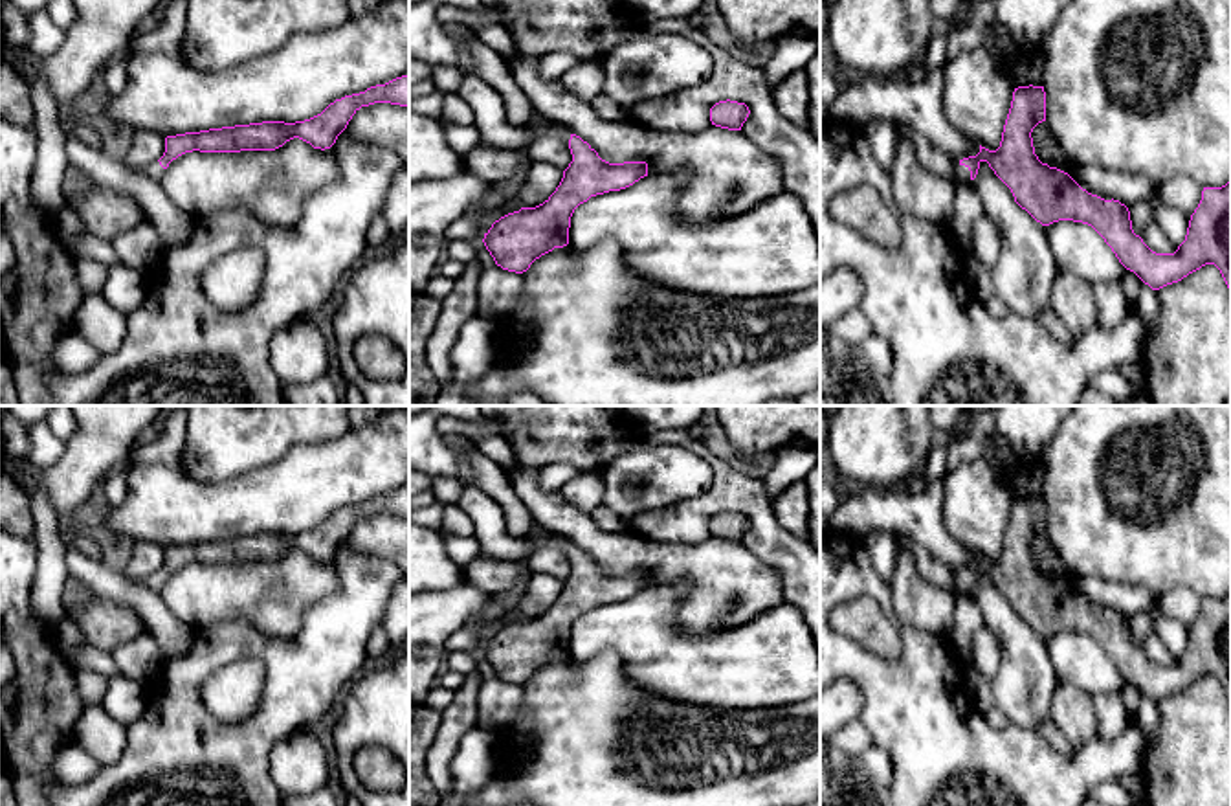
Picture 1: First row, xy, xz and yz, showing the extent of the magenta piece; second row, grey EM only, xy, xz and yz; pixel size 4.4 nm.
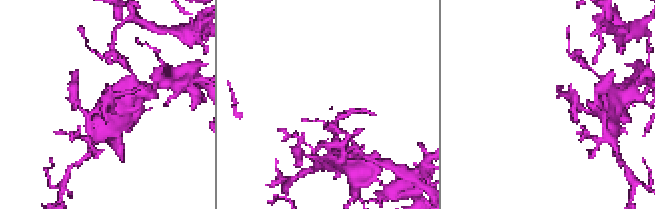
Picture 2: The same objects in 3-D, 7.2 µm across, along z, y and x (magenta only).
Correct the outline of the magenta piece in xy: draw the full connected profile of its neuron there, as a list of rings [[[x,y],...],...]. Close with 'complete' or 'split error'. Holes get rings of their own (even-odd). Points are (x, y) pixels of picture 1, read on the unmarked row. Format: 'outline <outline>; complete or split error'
outline [[[409,485],[385,496],[371,498],[365,503],[336,510],[321,525],[305,532],[262,532],[167,547],[163,567],[147,577],[143,586],[160,591],[172,571],[193,562],[275,562],[294,549],[310,554],[314,560],[325,562],[336,554],[338,547],[347,540],[349,532],[361,518],[374,514],[409,518]]]; split error

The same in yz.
outline [[[1044,498],[1015,499],[1000,558],[989,562],[980,556],[976,567],[958,573],[958,586],[965,591],[974,591],[980,575],[987,573],[994,586],[1011,600],[1015,613],[1037,633],[1049,637],[1059,632],[1073,632],[1092,637],[1112,659],[1119,674],[1152,701],[1178,694],[1205,676],[1214,676],[1231,703],[1231,591],[1222,599],[1203,599],[1202,611],[1191,626],[1185,652],[1174,665],[1156,665],[1134,644],[1130,622],[1125,615],[1088,604],[1068,584],[1038,571],[1031,543],[1042,532],[1046,532]]]; split error

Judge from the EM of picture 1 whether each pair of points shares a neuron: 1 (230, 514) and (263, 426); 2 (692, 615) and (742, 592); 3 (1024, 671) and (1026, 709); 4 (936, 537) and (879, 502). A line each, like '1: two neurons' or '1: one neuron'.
1: two neurons
2: one neuron
3: one neuron
4: one neuron

